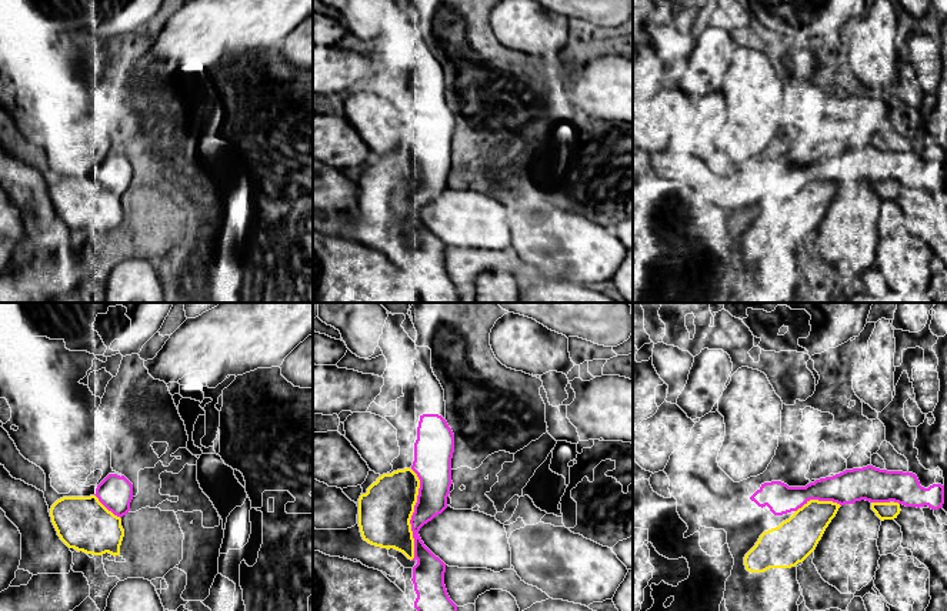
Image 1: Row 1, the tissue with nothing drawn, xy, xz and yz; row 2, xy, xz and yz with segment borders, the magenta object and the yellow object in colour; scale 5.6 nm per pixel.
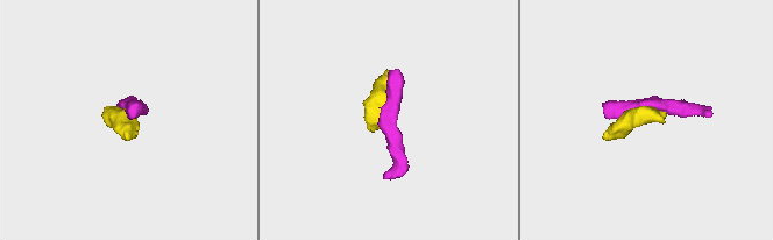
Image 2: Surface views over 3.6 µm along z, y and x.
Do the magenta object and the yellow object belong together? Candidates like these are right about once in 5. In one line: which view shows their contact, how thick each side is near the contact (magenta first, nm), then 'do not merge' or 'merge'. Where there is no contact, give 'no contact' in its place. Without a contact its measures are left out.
meets magenta in xz; 180 nm thick on the magenta side, 300 nm on the other; do not merge

